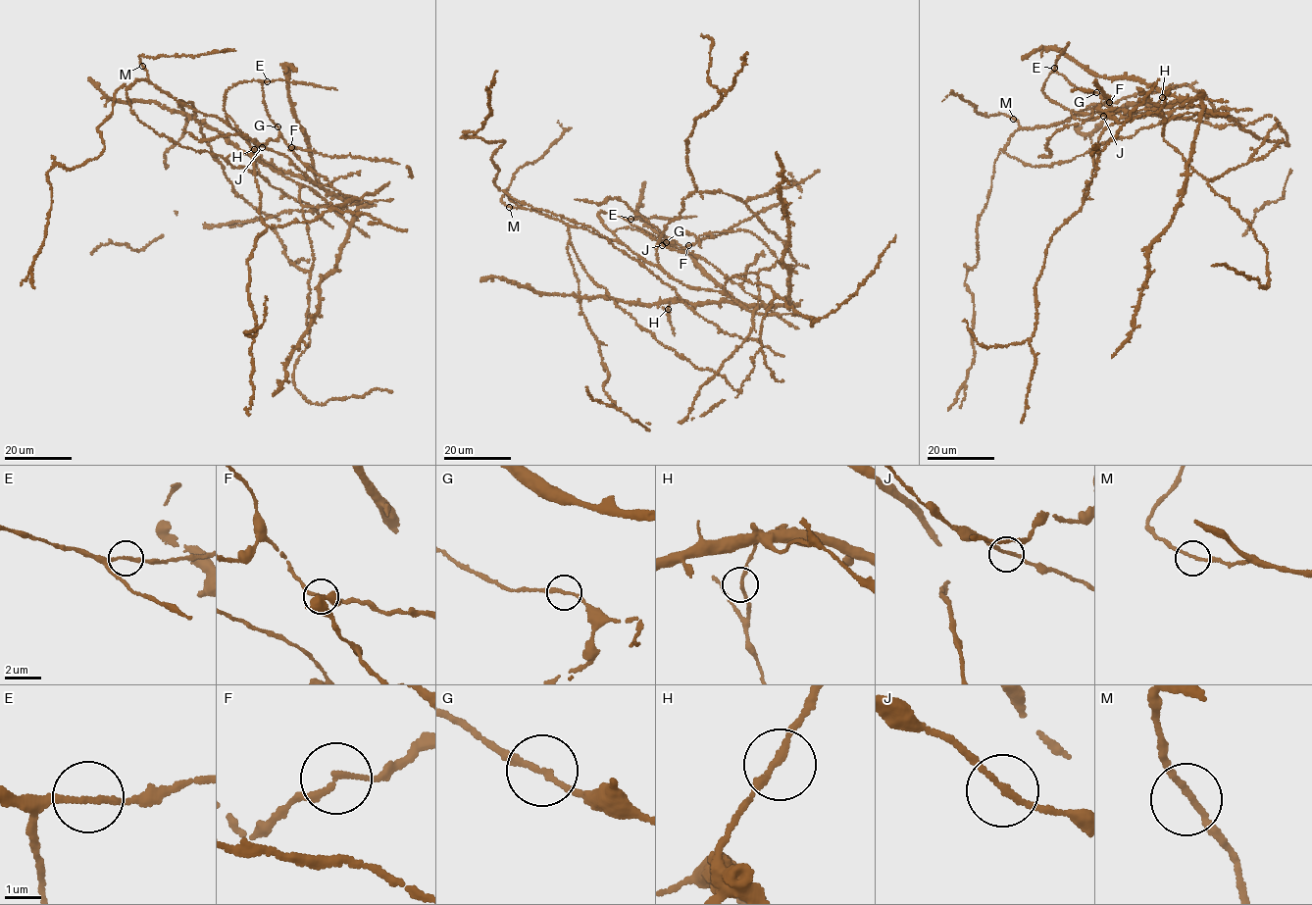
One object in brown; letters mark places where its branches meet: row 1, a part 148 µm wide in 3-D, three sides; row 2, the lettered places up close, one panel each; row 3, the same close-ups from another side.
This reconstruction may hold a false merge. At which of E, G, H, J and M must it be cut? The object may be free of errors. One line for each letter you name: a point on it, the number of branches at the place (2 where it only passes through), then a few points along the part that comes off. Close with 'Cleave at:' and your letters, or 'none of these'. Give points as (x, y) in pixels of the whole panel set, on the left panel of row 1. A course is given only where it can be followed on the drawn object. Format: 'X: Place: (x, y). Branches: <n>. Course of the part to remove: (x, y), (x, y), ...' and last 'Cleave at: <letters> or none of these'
Cleave at: none of these

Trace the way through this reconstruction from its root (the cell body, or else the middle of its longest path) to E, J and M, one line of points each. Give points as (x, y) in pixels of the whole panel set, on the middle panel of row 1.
E: (625, 243), (606, 227), (598, 214), (602, 212), (630, 219)
J: (625, 243), (615, 232), (625, 226), (644, 232), (662, 245)
M: (625, 243), (535, 211), (509, 207)

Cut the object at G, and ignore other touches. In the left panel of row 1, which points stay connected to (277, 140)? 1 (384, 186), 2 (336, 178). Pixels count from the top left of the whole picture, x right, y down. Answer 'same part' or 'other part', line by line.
1: other part
2: other part

